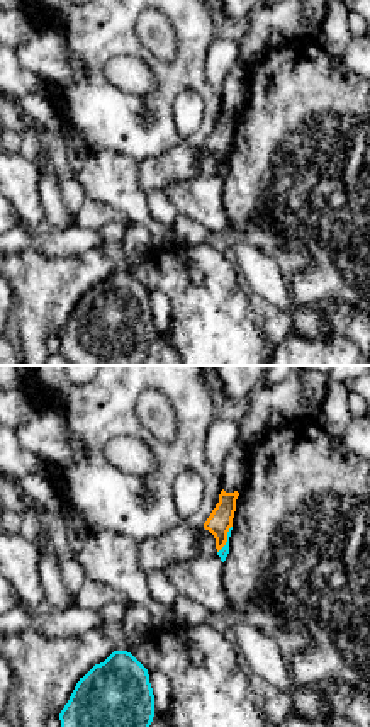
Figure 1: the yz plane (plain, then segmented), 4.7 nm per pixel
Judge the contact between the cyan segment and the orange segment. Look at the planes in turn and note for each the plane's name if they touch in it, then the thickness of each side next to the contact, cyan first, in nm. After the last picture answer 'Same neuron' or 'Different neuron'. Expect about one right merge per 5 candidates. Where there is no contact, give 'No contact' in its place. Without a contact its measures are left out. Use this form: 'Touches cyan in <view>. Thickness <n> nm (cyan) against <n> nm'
Touches cyan in yz. Thickness 50 nm (cyan) against 120 nm

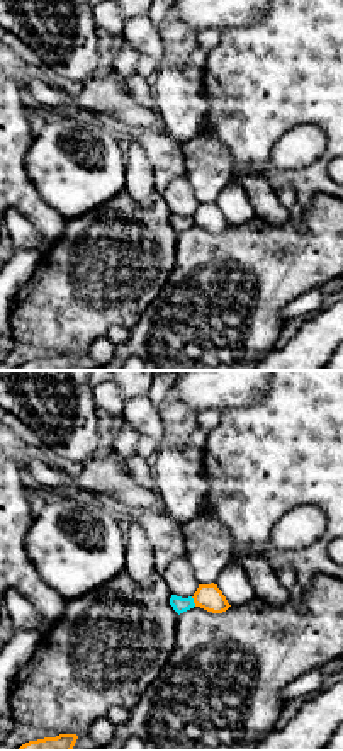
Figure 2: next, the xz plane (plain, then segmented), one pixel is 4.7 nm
Touches cyan in xz. Thickness 70 nm (cyan) against 120 nm

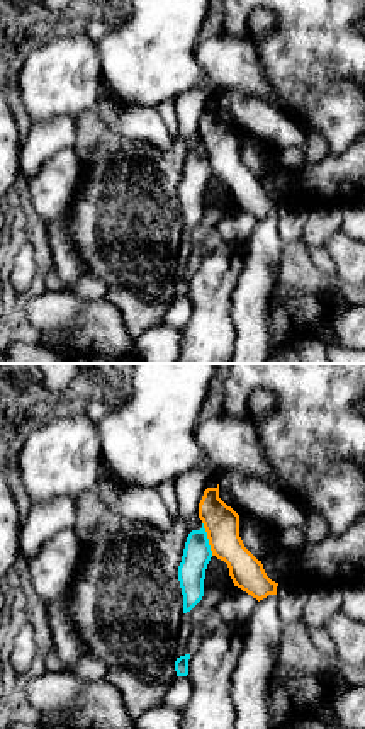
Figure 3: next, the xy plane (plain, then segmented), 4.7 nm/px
Touches cyan in xy. Thickness 130 nm (cyan) against 170 nm

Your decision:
Different neuron

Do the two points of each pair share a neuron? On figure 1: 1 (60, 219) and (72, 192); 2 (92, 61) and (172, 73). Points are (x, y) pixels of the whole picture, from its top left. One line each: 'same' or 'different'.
1: different
2: same

